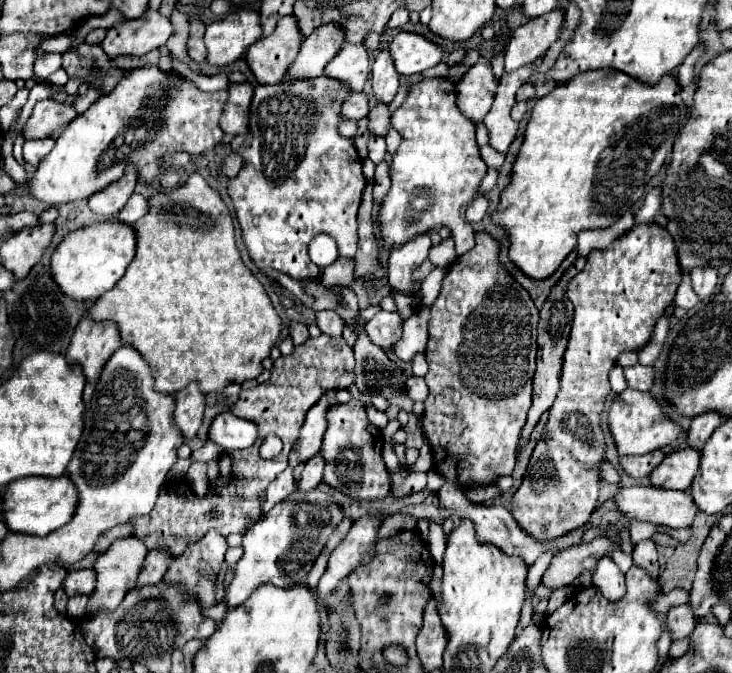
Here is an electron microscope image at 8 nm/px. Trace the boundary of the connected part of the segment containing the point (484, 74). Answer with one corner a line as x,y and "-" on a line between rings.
481,58
457,84
457,106
475,124
485,118
493,104
497,80
491,72
491,62

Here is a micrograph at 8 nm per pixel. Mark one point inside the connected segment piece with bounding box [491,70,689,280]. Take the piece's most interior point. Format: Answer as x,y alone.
590,147

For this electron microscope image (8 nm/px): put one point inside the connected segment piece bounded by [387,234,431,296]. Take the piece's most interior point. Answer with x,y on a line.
404,260

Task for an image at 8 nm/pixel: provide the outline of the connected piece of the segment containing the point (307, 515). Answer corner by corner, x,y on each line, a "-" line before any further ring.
281,502
279,506
271,508
267,518
243,534
243,556
233,568
233,578
225,594
227,608
243,604
253,594
253,590
263,584
273,584
279,588
303,584
315,558
321,554
327,538
341,520
343,510
337,504
319,508
311,502

